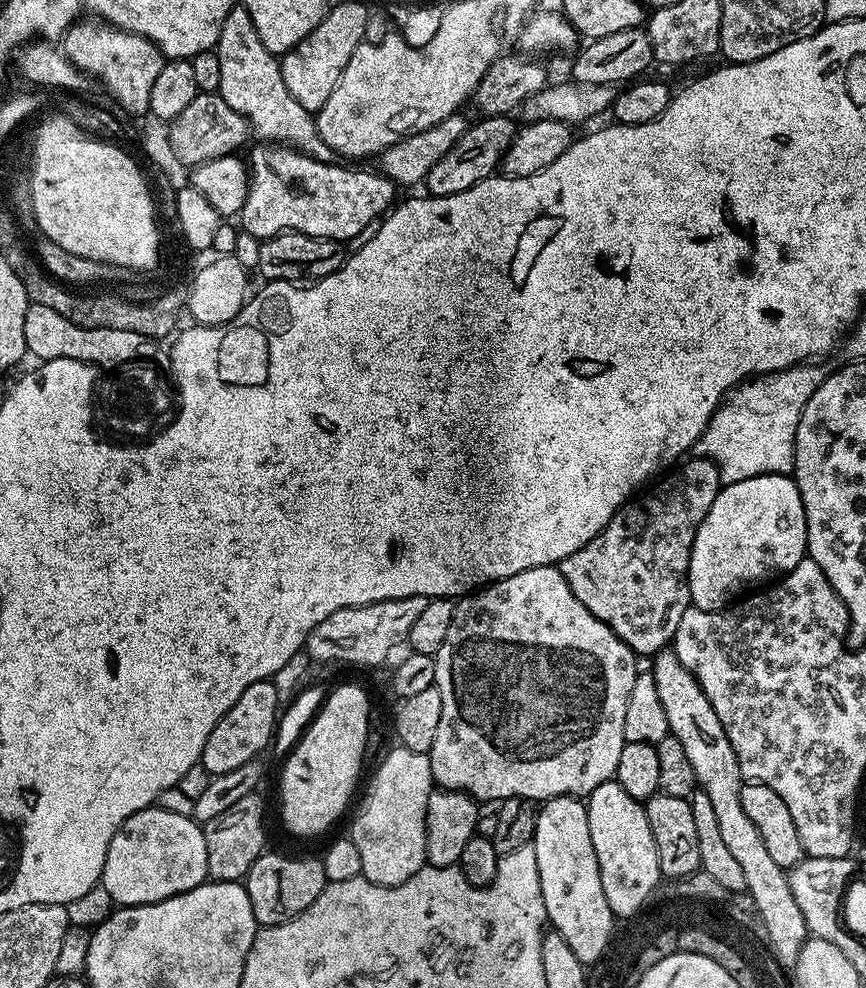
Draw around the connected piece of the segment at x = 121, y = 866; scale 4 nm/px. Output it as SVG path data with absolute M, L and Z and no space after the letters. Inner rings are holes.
M159 806L143 808L130 818L126 818L114 834L114 838L110 838L110 846L106 850L102 883L104 889L109 892L113 905L127 906L162 902L171 896L188 892L208 879L204 830L191 816L174 814L171 810Z

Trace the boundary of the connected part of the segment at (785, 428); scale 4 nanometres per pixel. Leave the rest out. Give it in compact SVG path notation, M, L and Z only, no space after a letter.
M815 363L795 364L781 372L767 372L765 376L754 376L750 380L732 389L724 403L717 408L712 421L706 426L698 441L699 455L715 462L720 471L721 485L742 482L746 478L754 478L762 474L791 473L796 463L796 435L798 422L802 418L802 410L806 410L806 402L810 402L810 394L818 390L825 378L825 369L815 368Z

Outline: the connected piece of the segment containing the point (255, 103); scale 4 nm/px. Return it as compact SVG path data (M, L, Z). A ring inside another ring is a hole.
M237 6L226 14L222 34L214 50L218 54L218 62L222 62L222 82L218 95L233 110L238 110L242 118L246 118L249 129L255 135L257 132L261 141L291 146L316 160L333 159L330 146L326 146L318 134L315 115L306 111L295 100L294 94L286 90L279 59L266 50L266 46L262 46L262 38L258 38L258 30L254 30L254 22L244 7Z

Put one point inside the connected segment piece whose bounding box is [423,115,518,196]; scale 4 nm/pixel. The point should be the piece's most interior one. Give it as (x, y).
(477, 155)

